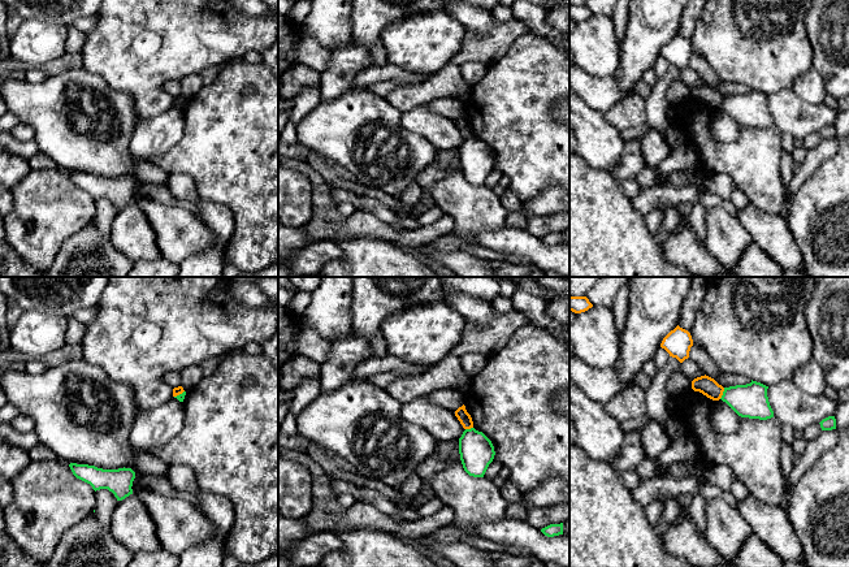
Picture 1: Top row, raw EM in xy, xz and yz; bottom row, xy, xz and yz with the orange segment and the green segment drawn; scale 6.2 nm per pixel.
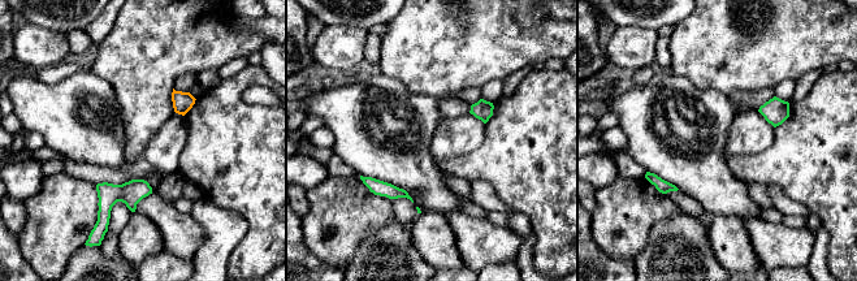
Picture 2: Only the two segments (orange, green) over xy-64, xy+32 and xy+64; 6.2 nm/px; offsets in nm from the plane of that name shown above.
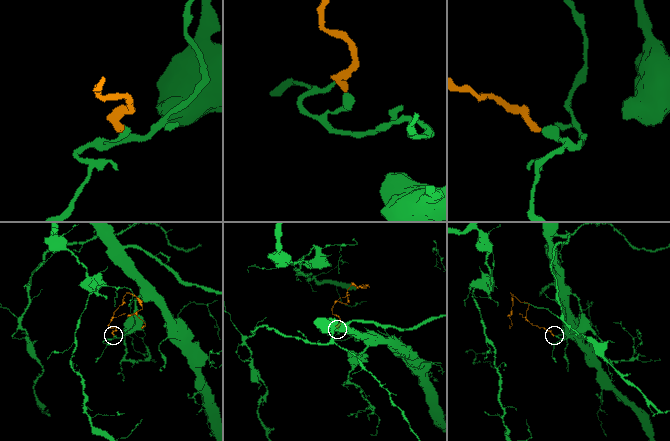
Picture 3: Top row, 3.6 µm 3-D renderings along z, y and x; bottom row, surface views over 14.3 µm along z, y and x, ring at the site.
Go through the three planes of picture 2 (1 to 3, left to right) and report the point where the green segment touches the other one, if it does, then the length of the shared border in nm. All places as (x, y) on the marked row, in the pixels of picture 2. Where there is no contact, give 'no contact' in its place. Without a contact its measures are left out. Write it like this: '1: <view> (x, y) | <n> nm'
1: no contact
2: no contact
3: no contact

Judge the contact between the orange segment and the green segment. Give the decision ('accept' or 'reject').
reject

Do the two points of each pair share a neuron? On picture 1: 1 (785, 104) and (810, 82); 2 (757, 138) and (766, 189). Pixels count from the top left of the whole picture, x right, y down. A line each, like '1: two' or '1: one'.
1: two
2: one

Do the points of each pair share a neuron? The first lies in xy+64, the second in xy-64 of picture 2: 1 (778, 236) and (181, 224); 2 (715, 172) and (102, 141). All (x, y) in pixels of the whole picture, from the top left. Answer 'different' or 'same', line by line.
1: same
2: same

